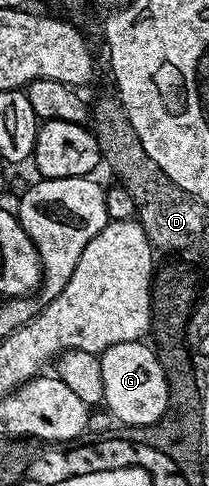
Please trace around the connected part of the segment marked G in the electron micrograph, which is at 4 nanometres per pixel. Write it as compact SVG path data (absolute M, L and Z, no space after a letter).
M143 341L117 343L99 357L101 381L105 383L103 399L117 420L129 425L158 425L169 407L169 375L159 361L159 354Z

